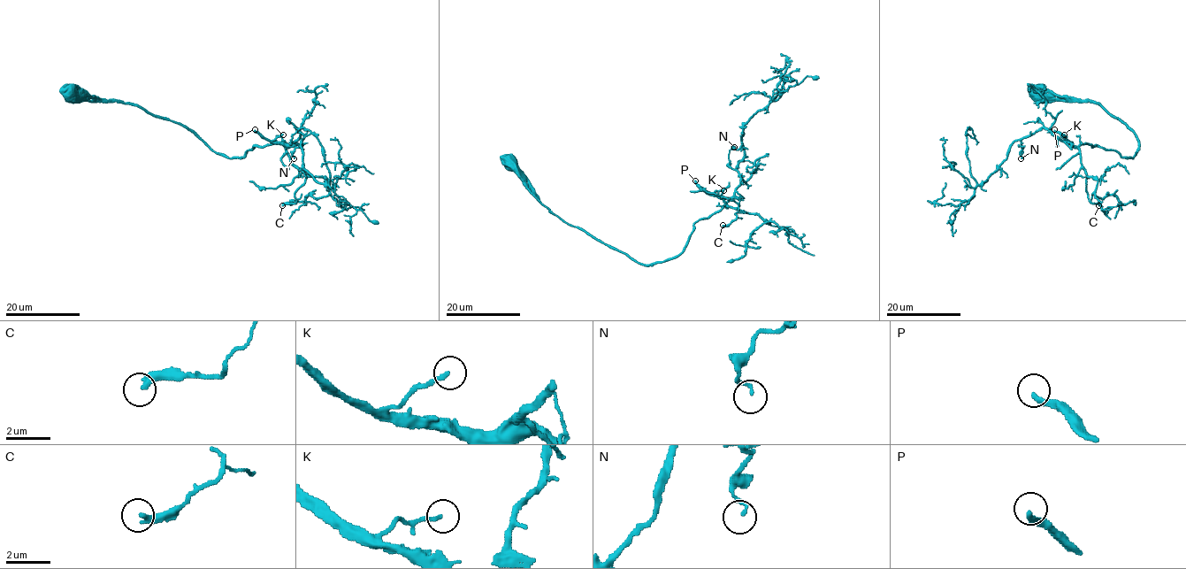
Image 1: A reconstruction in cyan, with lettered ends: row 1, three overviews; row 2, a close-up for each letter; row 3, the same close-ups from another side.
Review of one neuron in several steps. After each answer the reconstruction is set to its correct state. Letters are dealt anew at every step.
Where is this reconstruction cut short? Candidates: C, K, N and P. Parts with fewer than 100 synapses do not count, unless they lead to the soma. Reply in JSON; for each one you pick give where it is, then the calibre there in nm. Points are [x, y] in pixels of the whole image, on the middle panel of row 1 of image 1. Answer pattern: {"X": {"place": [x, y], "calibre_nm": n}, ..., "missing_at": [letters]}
{"P": {"place": [695, 180], "calibre_nm": 240}, "missing_at": ["P"]}

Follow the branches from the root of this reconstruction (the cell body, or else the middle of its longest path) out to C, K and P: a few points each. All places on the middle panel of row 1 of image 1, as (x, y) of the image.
C: (508, 163), (554, 214), (643, 265), (677, 257), (693, 224), (724, 204), (746, 213), (737, 212), (723, 225)
K: (508, 163), (525, 187), (565, 222), (648, 265), (682, 251), (693, 224), (727, 202), (713, 194), (723, 190)
P: (508, 163), (525, 187), (565, 222), (648, 265), (677, 257), (693, 224), (727, 202), (707, 193), (695, 180)

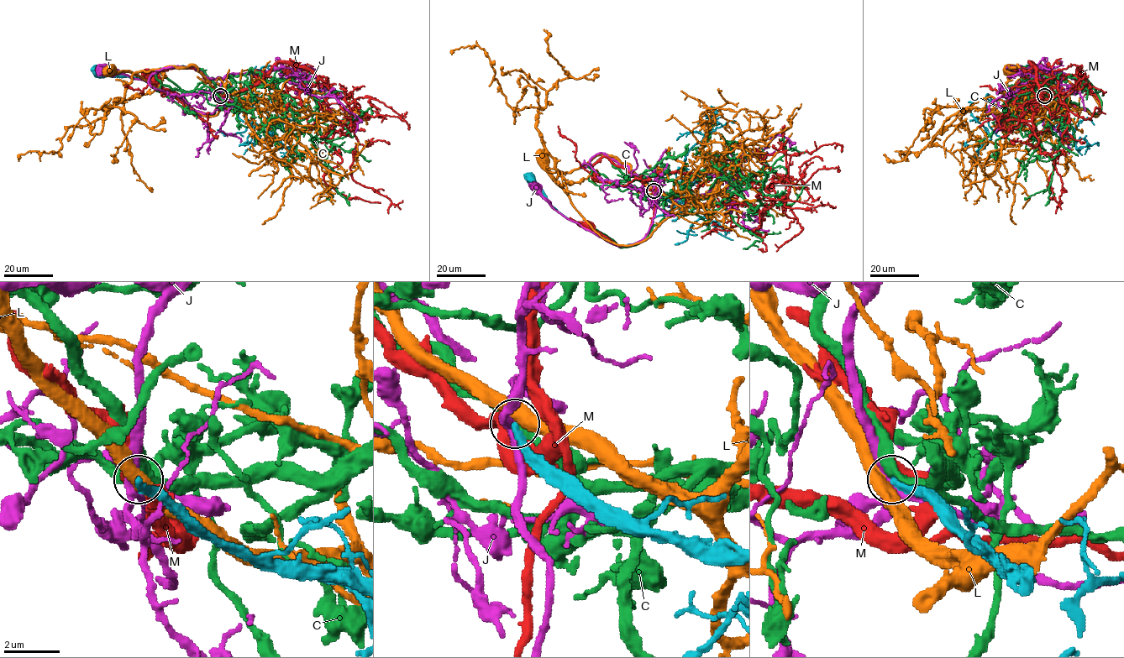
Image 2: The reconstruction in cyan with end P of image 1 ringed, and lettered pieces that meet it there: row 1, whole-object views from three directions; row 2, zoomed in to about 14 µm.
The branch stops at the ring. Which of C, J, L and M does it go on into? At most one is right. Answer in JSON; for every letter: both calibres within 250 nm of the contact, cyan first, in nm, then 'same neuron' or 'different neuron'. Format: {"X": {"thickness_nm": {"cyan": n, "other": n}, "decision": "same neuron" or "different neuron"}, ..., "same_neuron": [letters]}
{"C": {"thickness_nm": {"cyan": 440, "other": 380}, "decision": "different neuron"}, "J": {"thickness_nm": {"cyan": 360, "other": 280}, "decision": "different neuron"}, "L": {"thickness_nm": {"cyan": 280, "other": 460}, "decision": "different neuron"}, "M": {"thickness_nm": {"cyan": 240, "other": 400}, "decision": "different neuron"}, "same_neuron": []}

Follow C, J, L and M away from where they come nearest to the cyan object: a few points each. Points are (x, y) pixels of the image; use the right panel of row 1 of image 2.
C: (1046, 96), (1051, 81), (1047, 90), (1062, 112), (1063, 138), (1051, 185), (1025, 198)
J: (1046, 96), (1059, 105), (1070, 105), (1089, 113), (1096, 113), (1100, 107), (1098, 96), (1077, 79), (1042, 70)
L: (1044, 96), (1063, 109), (1084, 109), (1095, 116), (1100, 112), (1091, 95), (1063, 77), (1011, 70)
M: (1044, 96), (1048, 101), (1072, 103), (1095, 113), (1100, 110), (1100, 101), (1080, 80)

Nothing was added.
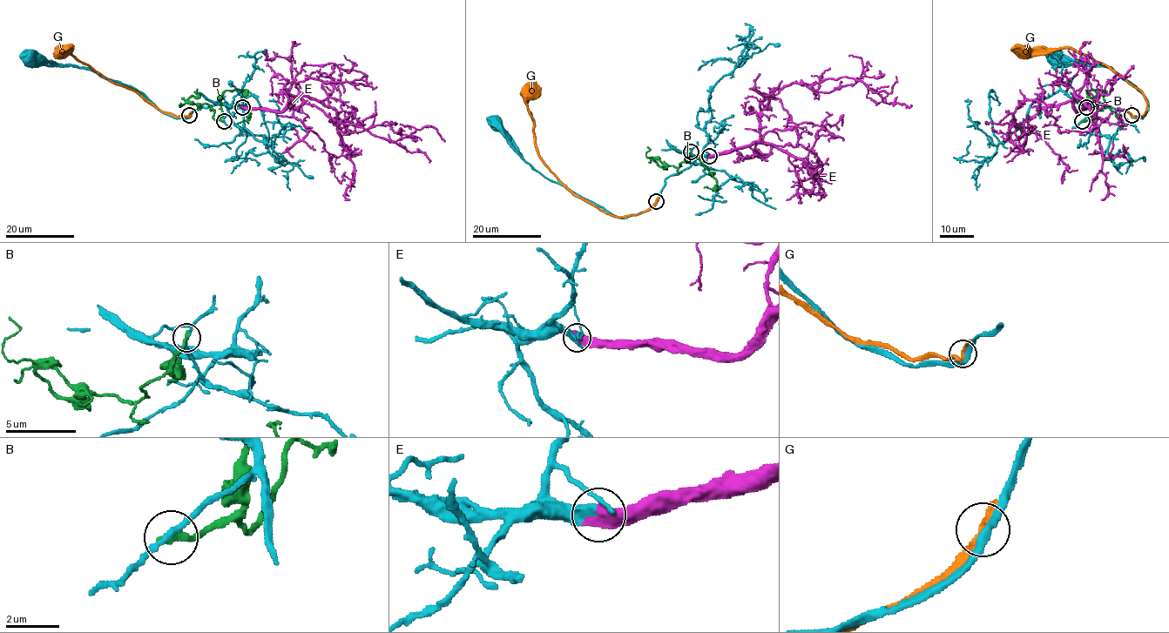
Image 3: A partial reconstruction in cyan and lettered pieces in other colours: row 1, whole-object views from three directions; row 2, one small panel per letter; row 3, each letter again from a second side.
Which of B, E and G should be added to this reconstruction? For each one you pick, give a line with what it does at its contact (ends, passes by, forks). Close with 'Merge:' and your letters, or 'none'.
E: it ends
Merge: E

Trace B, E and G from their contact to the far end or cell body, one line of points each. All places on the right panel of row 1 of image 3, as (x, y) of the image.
B: (1082, 121), (1088, 118), (1091, 108), (1087, 90), (1099, 89), (1103, 91), (1105, 104), (1120, 119), (1118, 124)
E: (1086, 107), (1077, 111), (1065, 101), (1042, 108), (1025, 99), (1007, 134), (1013, 141), (1033, 126), (1035, 141)
G: (1131, 115), (1142, 116), (1145, 112), (1147, 102), (1138, 89), (1084, 53), (1070, 48), (1027, 46), (1010, 49)

